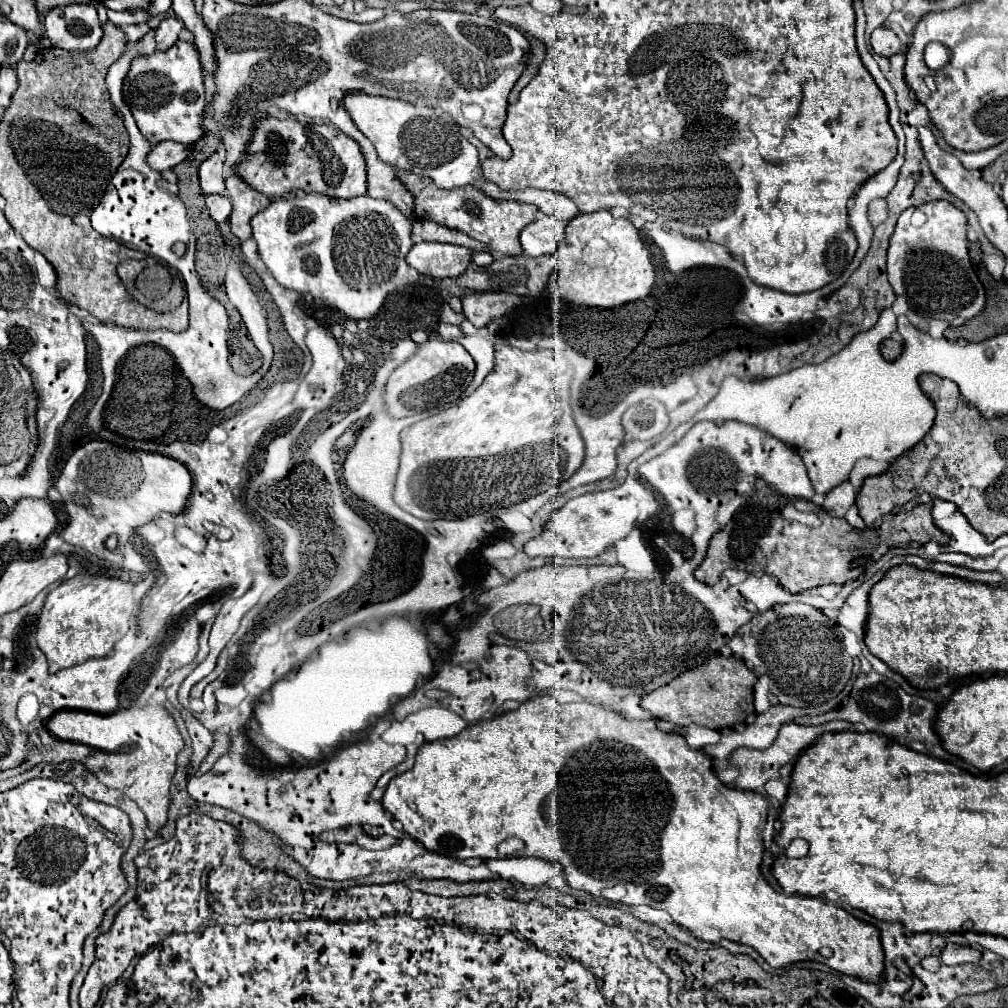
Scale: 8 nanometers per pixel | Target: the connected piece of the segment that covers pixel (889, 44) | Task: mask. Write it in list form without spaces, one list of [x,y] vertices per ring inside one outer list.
[[[880,26],[872,32],[872,38],[870,38],[870,44],[872,44],[872,50],[880,56],[894,56],[900,48],[900,40],[898,36],[888,28],[888,26]]]

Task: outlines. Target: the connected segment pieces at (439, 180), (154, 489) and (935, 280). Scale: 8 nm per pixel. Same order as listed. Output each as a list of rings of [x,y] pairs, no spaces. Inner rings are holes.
[[[348,94],[344,108],[352,116],[358,130],[374,144],[378,158],[396,170],[414,172],[418,176],[430,176],[440,188],[456,188],[474,184],[478,176],[478,152],[458,132],[458,126],[440,120],[434,108],[422,104],[410,104],[394,98]]]
[[[90,440],[76,448],[68,458],[60,478],[56,480],[56,488],[62,494],[70,516],[70,522],[60,536],[68,544],[120,564],[124,544],[136,528],[148,524],[162,512],[180,514],[184,510],[192,478],[186,466],[174,458],[142,450],[126,450],[106,440]],[[108,536],[118,538],[116,550],[106,548]]]
[[[934,200],[928,204],[922,204],[918,208],[908,208],[896,224],[896,230],[890,238],[888,248],[888,280],[898,296],[904,296],[910,308],[920,316],[930,316],[938,320],[952,320],[956,316],[960,318],[974,318],[986,302],[984,288],[970,264],[968,258],[968,238],[966,238],[966,214],[956,208],[948,200]],[[918,216],[924,216],[922,224],[918,222]]]

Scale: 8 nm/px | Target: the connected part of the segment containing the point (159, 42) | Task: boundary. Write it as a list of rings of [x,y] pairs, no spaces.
[[[174,16],[172,18],[166,18],[160,22],[160,26],[154,30],[154,38],[156,38],[156,50],[164,52],[168,50],[176,40],[178,40],[178,34],[180,30],[184,28],[184,24],[180,20],[176,20]]]

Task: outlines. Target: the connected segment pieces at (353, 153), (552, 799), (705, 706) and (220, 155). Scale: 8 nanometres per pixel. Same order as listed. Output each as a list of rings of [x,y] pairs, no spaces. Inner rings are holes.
[[[258,116],[254,120],[254,136],[246,144],[246,154],[238,160],[234,172],[240,176],[248,186],[262,192],[264,196],[284,198],[294,190],[306,190],[314,194],[326,194],[332,198],[354,198],[366,194],[366,164],[360,152],[360,146],[346,134],[336,128],[324,124],[302,124],[294,118],[272,118],[272,116]]]
[[[536,696],[532,700],[526,700],[520,704],[520,708],[500,714],[492,720],[480,720],[466,730],[462,730],[458,736],[434,744],[424,744],[418,750],[414,766],[398,774],[390,780],[386,786],[382,806],[404,826],[404,832],[424,844],[430,852],[438,852],[444,856],[456,856],[456,858],[500,858],[498,846],[506,838],[520,838],[526,848],[524,856],[542,858],[548,862],[558,862],[564,868],[564,878],[574,890],[584,890],[592,896],[600,896],[602,888],[624,884],[628,894],[624,898],[624,904],[636,906],[646,904],[656,910],[664,910],[672,916],[672,920],[684,928],[688,928],[696,938],[704,942],[720,942],[722,938],[752,946],[772,968],[782,968],[786,964],[798,962],[798,960],[816,960],[822,962],[836,972],[846,972],[860,976],[862,980],[880,980],[882,968],[884,968],[884,952],[880,944],[880,932],[876,926],[862,922],[854,918],[850,912],[846,912],[842,906],[822,900],[822,898],[804,898],[804,896],[788,896],[778,894],[768,882],[762,878],[758,866],[762,860],[762,830],[766,824],[766,812],[768,812],[768,800],[766,796],[758,792],[742,792],[730,786],[724,786],[718,782],[712,760],[702,754],[700,750],[692,750],[686,740],[678,734],[666,734],[656,728],[654,720],[624,720],[616,712],[610,712],[602,706],[594,706],[590,702],[572,702],[572,704],[560,704],[552,696]]]
[[[712,654],[702,666],[690,668],[682,672],[674,682],[668,682],[654,692],[646,694],[640,702],[644,710],[648,710],[658,720],[668,720],[676,726],[708,726],[714,730],[728,728],[736,722],[744,722],[750,714],[754,714],[752,704],[752,688],[756,684],[756,674],[738,658]]]
[[[224,150],[212,152],[200,166],[200,188],[204,194],[224,194]]]

